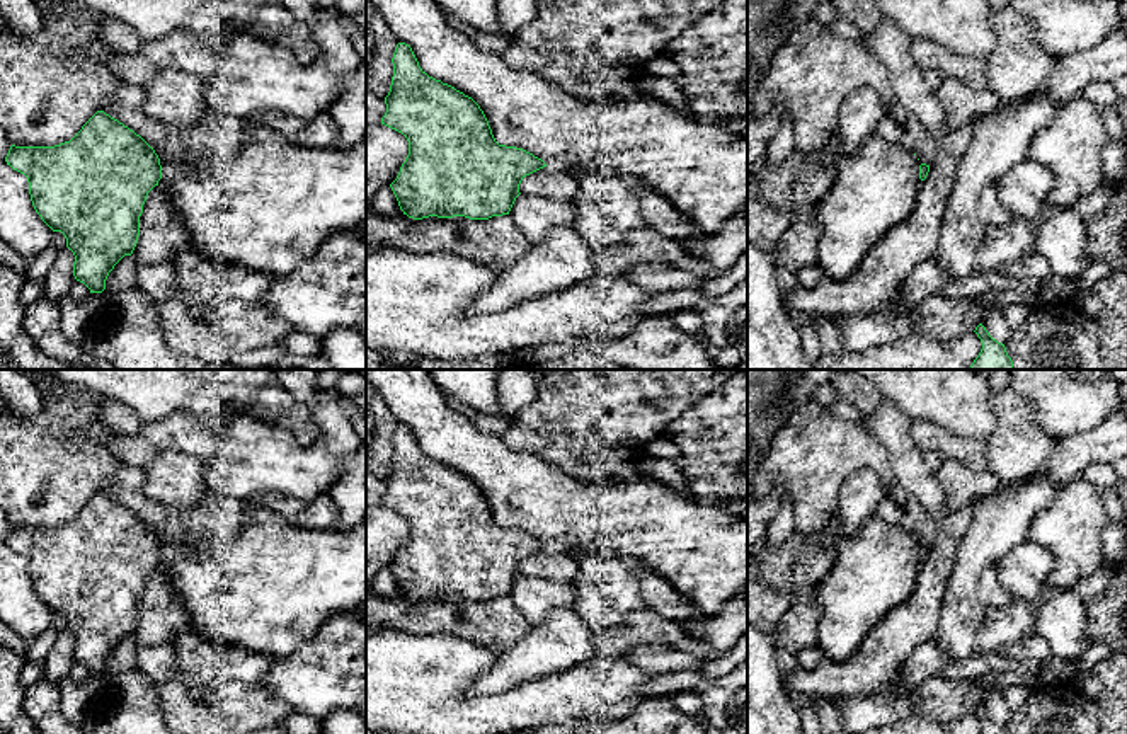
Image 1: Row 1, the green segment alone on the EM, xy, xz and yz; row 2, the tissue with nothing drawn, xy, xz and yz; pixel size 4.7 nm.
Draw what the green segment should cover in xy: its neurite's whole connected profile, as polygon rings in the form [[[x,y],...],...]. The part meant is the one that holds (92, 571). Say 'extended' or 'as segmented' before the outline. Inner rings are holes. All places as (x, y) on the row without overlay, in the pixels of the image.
as segmented | [[[97,492],[70,523],[54,528],[12,526],[5,543],[27,559],[31,582],[41,601],[65,616],[75,637],[75,661],[90,674],[102,674],[114,647],[133,635],[143,586],[162,560],[155,531],[133,511]]]

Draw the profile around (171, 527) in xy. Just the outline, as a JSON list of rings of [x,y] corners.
[[[123,465],[116,479],[102,490],[140,516],[165,543],[206,538],[228,545],[242,533],[242,501],[209,494],[197,507],[175,513],[145,494],[145,468]]]

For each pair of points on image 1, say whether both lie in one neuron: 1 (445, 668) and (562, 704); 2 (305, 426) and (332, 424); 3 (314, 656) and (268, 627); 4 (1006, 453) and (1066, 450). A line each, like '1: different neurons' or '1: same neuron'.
1: same neuron
2: different neurons
3: different neurons
4: different neurons

